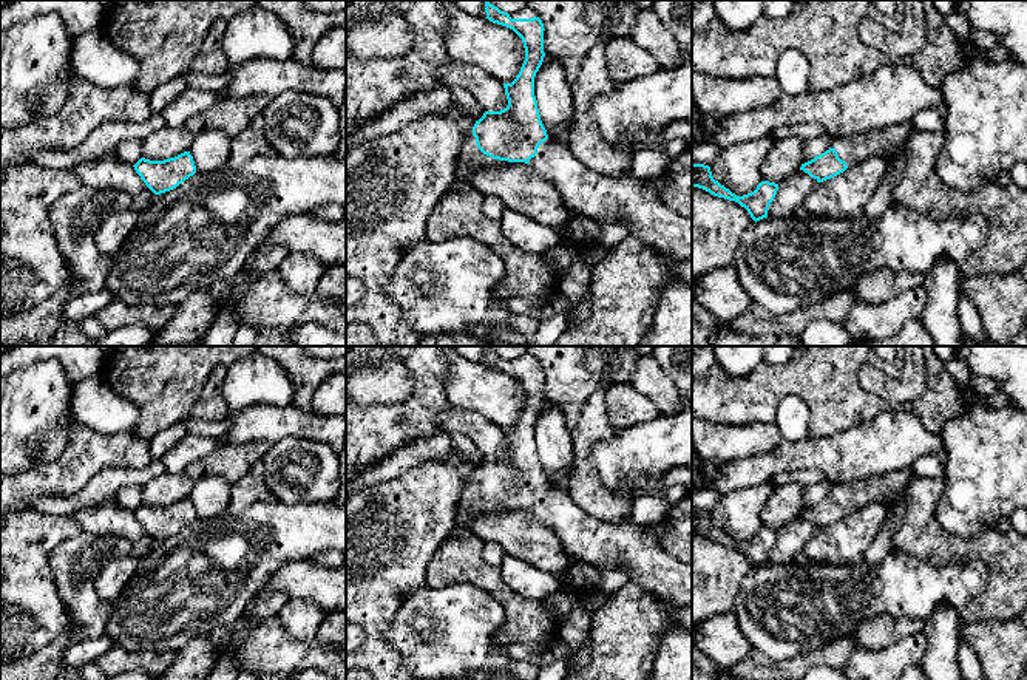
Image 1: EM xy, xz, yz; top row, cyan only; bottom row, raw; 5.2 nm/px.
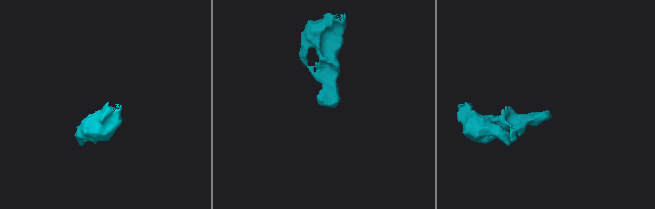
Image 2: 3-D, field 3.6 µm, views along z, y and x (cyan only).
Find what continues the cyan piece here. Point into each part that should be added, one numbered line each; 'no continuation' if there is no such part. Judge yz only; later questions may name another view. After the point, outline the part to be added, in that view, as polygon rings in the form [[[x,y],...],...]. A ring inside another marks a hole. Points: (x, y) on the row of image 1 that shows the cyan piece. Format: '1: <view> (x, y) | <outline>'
1: yz (881, 142) | [[[911,122],[894,124],[883,130],[840,139],[835,151],[846,165],[854,165],[868,156],[890,156],[908,141],[913,130]]]

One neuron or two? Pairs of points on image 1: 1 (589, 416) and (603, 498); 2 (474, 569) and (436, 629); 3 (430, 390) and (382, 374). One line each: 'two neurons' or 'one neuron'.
1: one neuron
2: two neurons
3: two neurons

